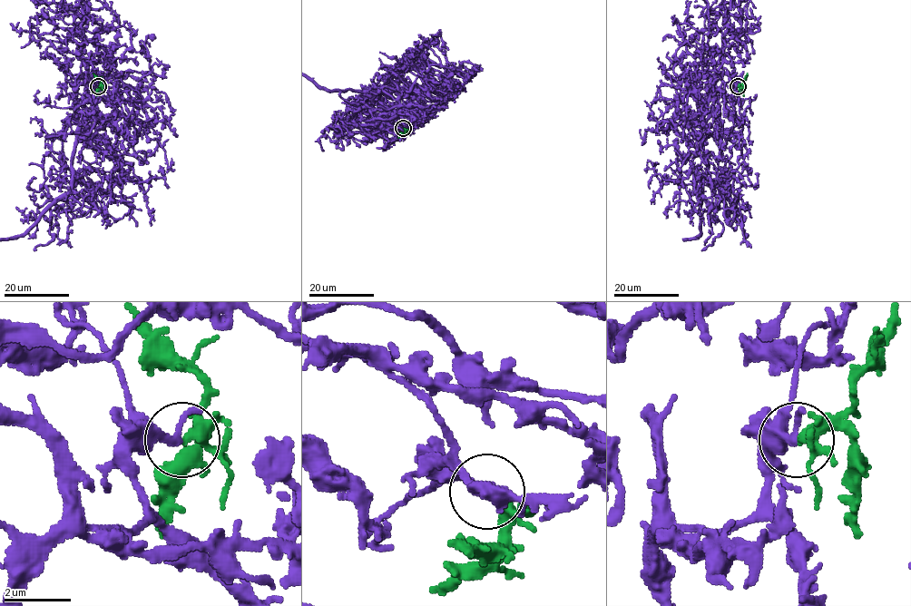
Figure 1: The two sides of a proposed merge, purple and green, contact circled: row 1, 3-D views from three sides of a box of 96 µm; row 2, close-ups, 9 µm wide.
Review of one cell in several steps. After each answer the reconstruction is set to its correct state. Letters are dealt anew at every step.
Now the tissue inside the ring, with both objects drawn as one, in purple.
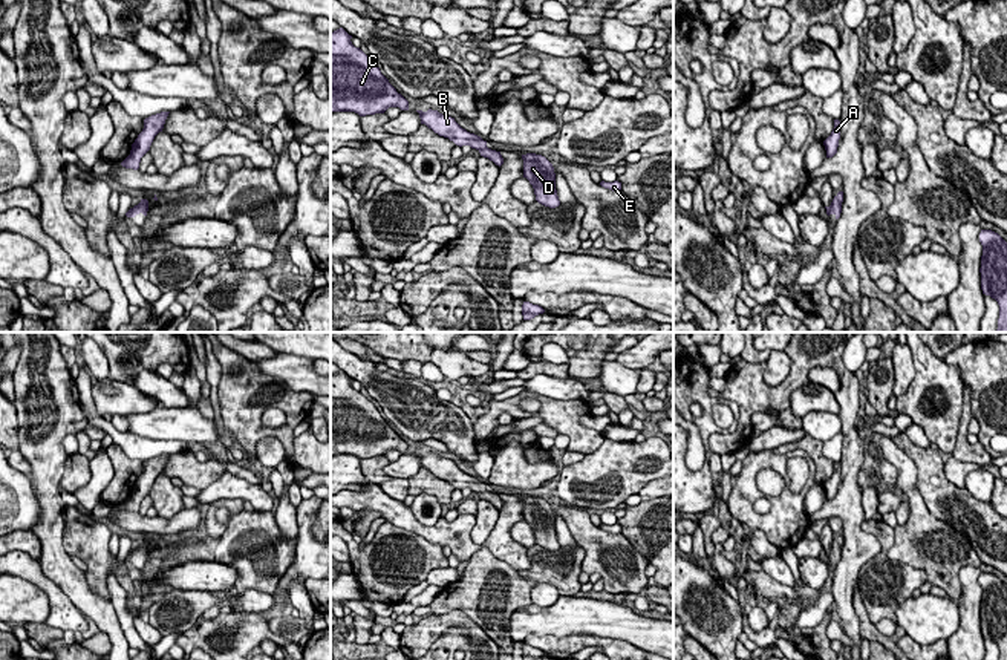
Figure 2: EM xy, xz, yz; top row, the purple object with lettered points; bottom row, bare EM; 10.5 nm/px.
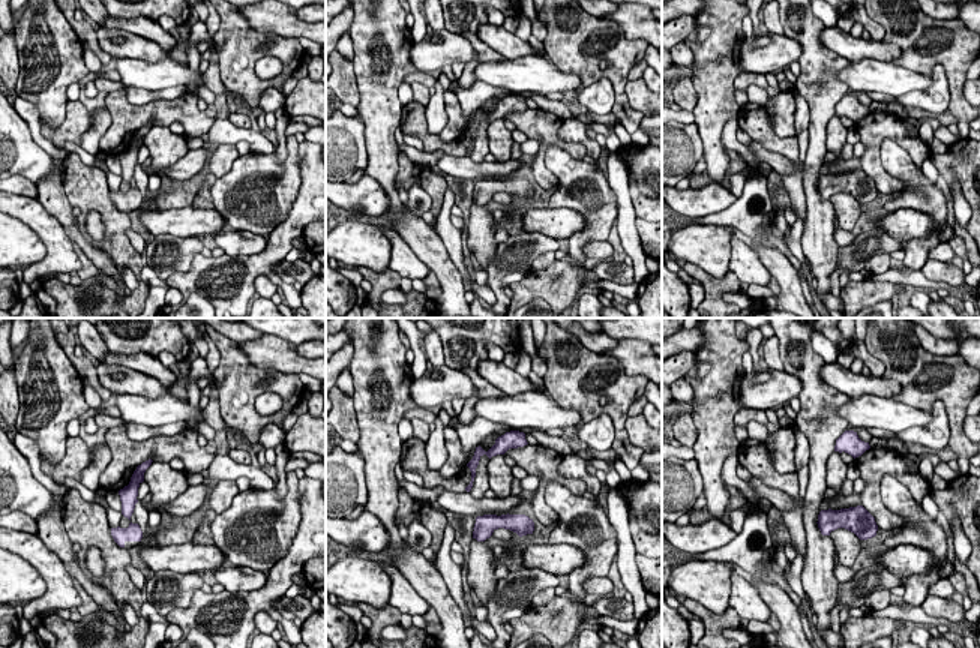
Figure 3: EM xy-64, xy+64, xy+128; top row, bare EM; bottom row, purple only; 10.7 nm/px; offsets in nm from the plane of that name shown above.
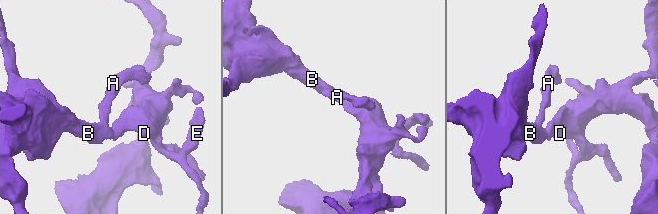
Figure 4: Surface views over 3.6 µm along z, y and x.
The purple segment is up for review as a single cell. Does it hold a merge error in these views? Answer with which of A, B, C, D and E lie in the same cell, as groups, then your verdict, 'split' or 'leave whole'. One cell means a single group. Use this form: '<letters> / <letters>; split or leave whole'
A B C D E; leave whole

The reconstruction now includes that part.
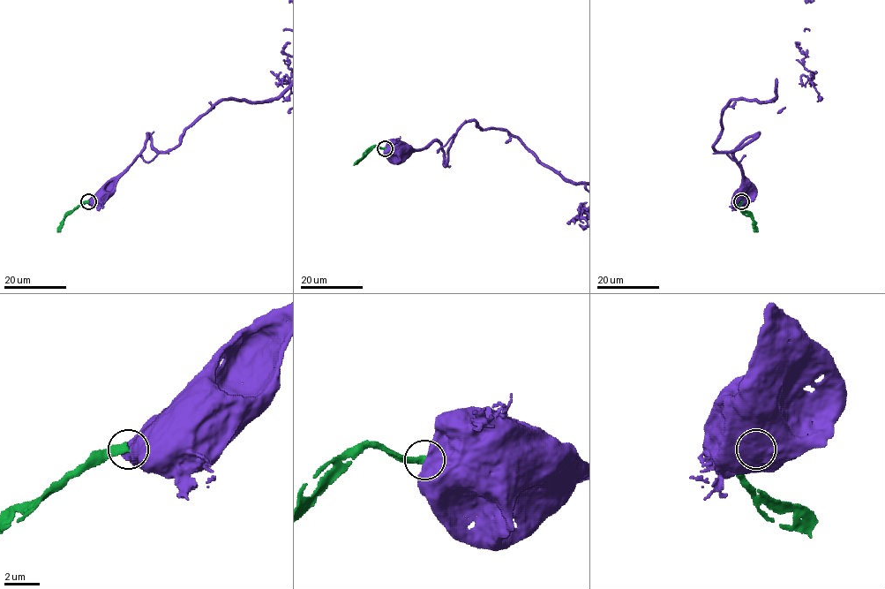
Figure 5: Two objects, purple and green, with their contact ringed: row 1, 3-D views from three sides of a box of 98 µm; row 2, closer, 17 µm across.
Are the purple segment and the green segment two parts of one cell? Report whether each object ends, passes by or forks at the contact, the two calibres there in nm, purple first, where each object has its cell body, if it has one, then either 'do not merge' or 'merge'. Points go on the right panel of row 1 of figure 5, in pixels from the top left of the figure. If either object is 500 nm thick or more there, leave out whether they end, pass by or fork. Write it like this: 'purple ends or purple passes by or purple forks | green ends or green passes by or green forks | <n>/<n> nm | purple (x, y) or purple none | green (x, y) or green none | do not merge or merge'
800/400 nm | purple (741, 197) | green none | do not merge

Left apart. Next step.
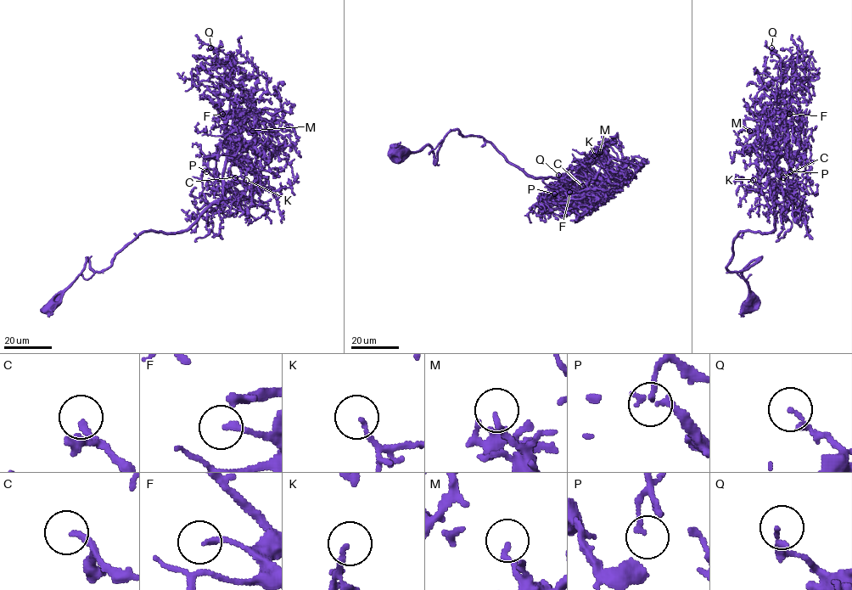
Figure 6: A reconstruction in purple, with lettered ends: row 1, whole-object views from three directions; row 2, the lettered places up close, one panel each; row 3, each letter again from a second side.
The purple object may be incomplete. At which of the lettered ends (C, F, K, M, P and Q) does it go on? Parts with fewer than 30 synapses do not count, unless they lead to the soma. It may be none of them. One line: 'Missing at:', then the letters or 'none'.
Missing at: C, F, K

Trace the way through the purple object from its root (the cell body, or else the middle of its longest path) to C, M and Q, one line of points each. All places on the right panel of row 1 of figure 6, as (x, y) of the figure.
C: (748, 306), (742, 272), (760, 257), (730, 272), (732, 241), (775, 229), (776, 188), (793, 189), (783, 177)
M: (748, 306), (742, 272), (760, 257), (730, 272), (732, 241), (775, 229), (779, 181), (776, 139), (749, 131)
Q: (748, 306), (742, 272), (760, 257), (726, 266), (740, 232), (775, 229), (776, 148), (793, 87), (771, 47)

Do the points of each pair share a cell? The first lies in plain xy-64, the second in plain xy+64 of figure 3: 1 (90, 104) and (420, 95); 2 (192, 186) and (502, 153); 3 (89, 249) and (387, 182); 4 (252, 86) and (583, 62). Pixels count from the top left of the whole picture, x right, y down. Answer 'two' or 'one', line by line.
1: one
2: one
3: one
4: one

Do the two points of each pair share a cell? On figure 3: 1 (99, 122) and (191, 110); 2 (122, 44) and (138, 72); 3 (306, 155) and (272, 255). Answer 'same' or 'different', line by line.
1: different
2: different
3: same

